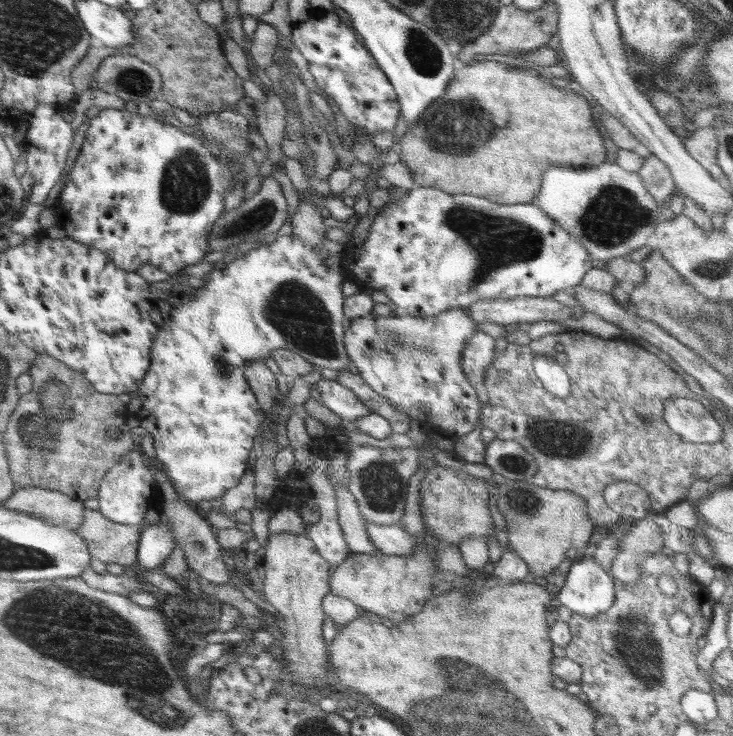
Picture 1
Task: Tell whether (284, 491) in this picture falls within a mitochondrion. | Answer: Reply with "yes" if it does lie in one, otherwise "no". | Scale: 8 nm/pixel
no

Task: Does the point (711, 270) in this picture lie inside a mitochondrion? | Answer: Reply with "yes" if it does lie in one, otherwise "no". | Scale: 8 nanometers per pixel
yes

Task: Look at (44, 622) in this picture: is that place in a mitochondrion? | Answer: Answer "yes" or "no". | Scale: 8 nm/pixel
yes

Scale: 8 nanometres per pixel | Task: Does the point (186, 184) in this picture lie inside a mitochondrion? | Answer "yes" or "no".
yes

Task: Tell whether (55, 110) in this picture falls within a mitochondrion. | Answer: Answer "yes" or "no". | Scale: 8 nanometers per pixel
no

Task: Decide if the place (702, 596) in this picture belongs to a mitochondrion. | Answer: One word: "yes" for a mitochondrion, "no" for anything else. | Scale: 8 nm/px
no

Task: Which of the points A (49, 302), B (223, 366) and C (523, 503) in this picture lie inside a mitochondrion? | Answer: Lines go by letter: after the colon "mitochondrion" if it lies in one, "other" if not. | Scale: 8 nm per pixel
A: other
B: mitochondrion
C: mitochondrion

